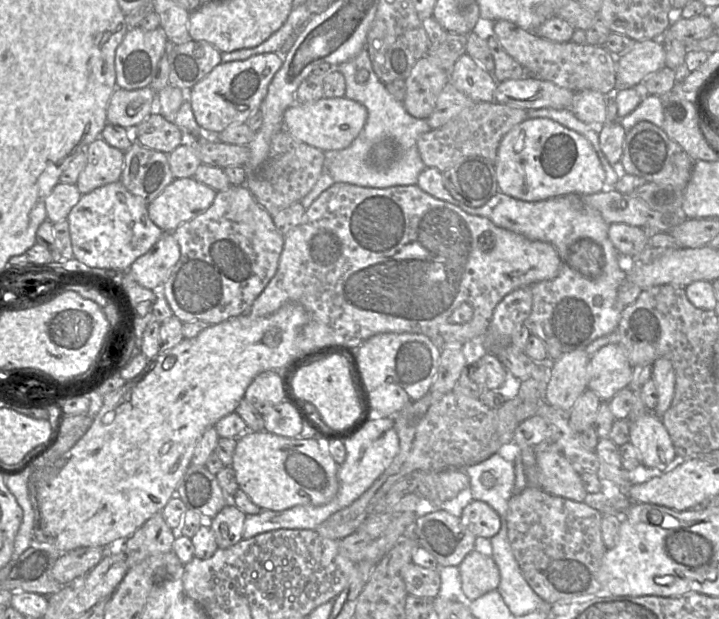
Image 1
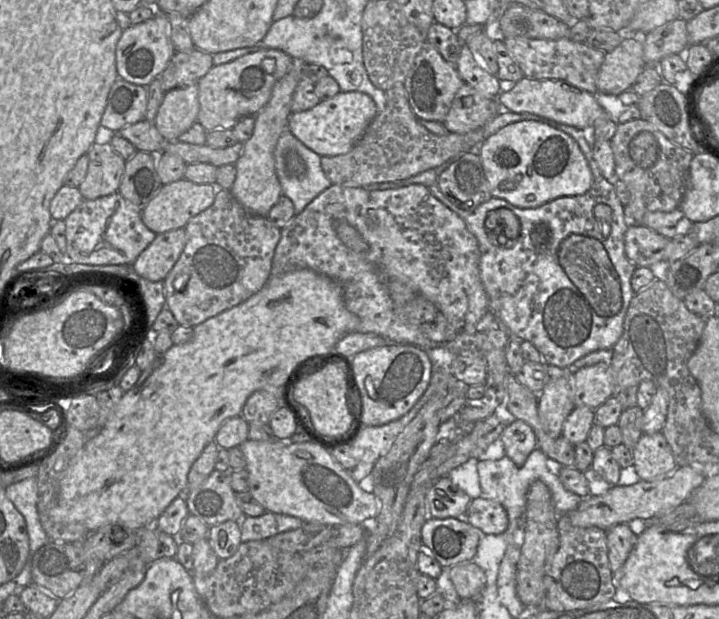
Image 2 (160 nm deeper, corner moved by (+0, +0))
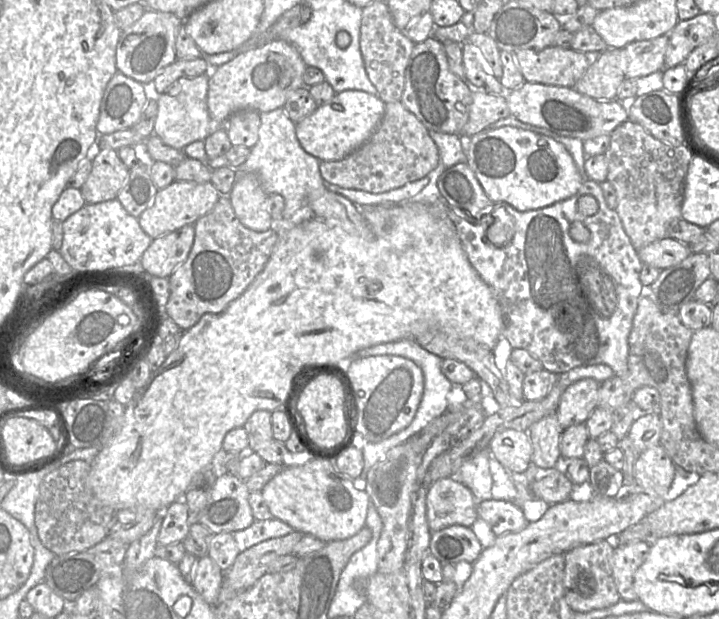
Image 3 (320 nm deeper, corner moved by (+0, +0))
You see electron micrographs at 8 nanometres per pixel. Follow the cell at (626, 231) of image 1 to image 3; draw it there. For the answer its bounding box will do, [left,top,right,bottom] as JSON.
[637,238,692,270]

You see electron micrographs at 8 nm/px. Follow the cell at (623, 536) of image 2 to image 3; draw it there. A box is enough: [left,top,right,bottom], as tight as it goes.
[612,541,650,600]

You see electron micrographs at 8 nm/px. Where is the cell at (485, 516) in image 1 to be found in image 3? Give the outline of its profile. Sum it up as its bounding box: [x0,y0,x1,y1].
[476,500,529,537]

